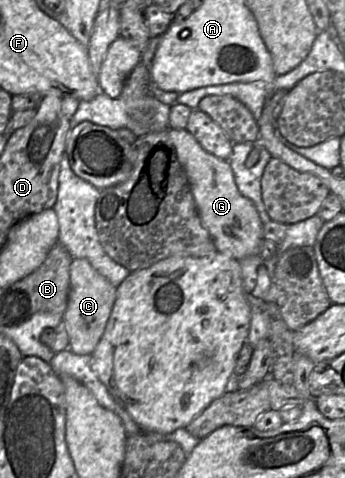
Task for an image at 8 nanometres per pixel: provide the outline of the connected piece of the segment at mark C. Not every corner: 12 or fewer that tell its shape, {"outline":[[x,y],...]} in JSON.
{"outline":[[73,259],[63,321],[69,349],[91,355],[117,288]]}

